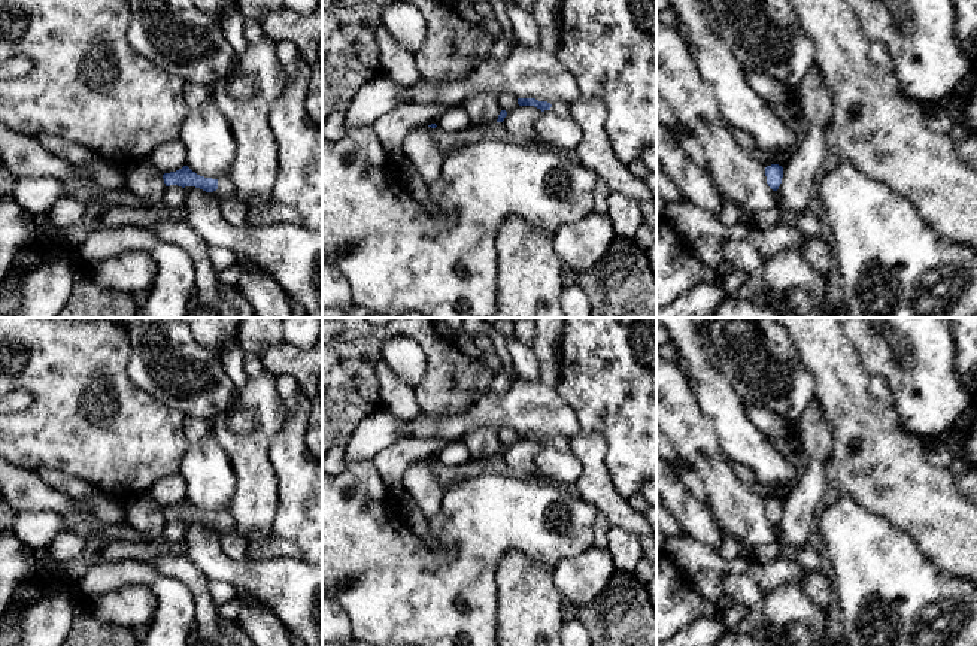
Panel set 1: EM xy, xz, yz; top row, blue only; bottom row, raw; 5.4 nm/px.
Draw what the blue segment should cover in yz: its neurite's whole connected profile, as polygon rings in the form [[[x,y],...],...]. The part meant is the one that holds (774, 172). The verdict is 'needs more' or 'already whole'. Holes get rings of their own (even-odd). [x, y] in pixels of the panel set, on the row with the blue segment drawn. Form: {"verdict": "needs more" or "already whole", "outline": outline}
{"verdict": "already whole", "outline": [[[771,164],[765,167],[765,176],[767,176],[767,184],[773,191],[777,191],[780,184],[782,184],[782,178],[783,178],[783,167],[779,164]]]}

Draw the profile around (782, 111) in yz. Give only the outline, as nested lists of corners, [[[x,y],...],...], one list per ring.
[[[768,101],[767,104],[782,118],[788,125],[795,127],[799,121],[789,112],[788,106],[782,103]]]

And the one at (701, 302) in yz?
[[[720,277],[700,282],[673,303],[658,307],[656,318],[713,318],[714,310],[728,298]]]

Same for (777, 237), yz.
[[[779,222],[764,228],[747,227],[746,239],[758,249],[764,260],[788,249],[801,252],[805,249],[805,236],[797,227]]]

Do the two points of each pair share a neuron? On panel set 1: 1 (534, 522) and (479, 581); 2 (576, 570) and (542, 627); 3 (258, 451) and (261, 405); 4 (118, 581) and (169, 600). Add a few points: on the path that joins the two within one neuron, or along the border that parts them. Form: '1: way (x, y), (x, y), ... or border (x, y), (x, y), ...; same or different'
1: way (516, 527), (481, 563); same
2: border (552, 570), (552, 584), (566, 599); different
3: way (260, 439), (264, 430), (264, 416); same
4: way (132, 576), (148, 576), (158, 587); same

